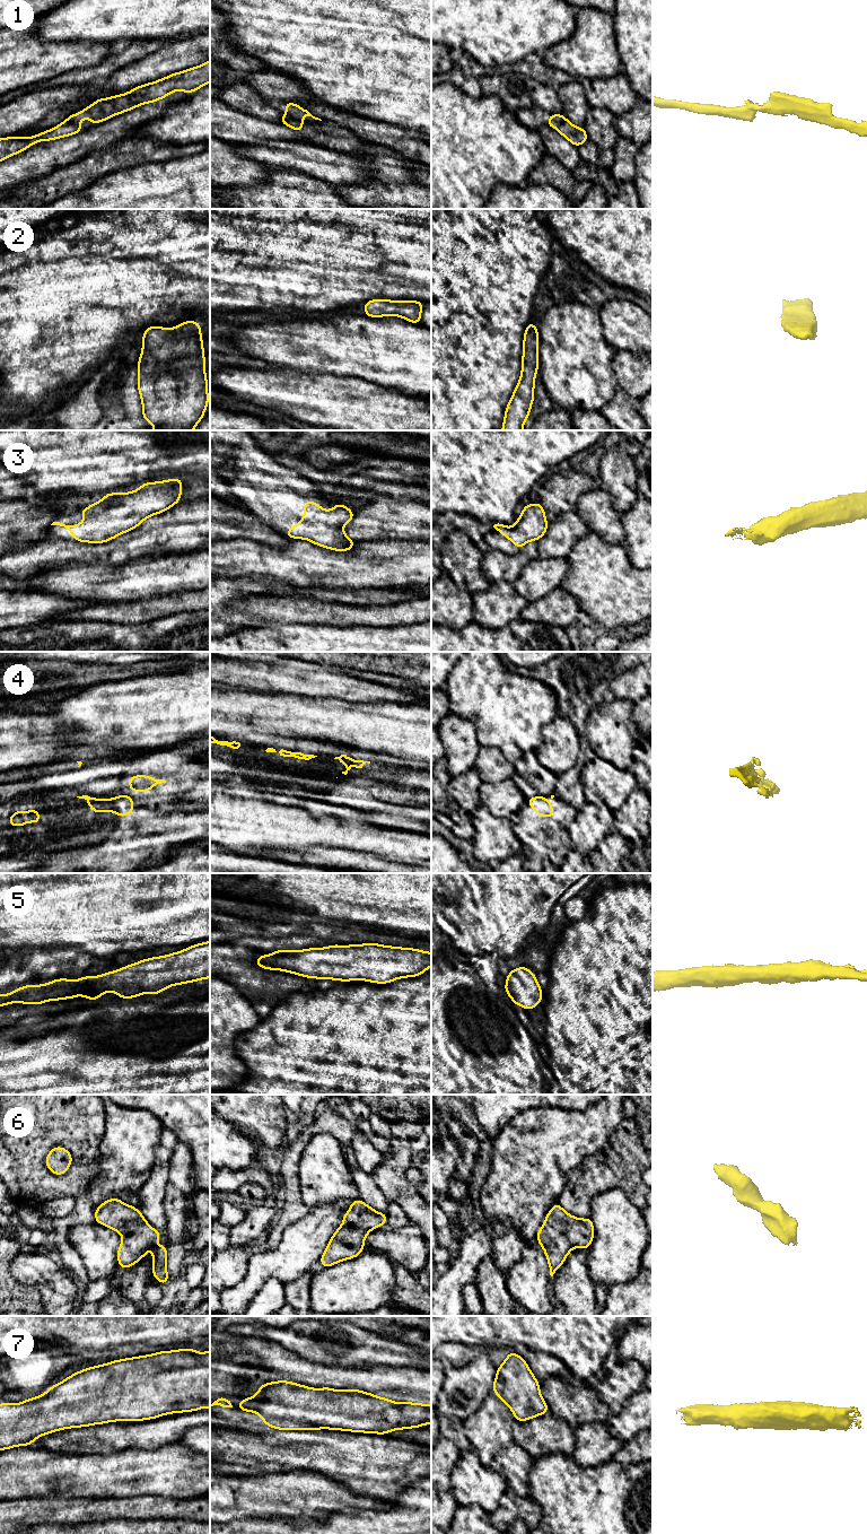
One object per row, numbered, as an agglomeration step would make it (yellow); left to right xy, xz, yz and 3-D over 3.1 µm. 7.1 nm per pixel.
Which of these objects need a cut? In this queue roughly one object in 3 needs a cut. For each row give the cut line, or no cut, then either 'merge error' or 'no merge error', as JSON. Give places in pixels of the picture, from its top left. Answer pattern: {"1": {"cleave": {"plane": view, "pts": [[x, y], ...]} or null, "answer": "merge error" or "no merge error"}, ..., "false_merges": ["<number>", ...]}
{"1": {"cleave": {"plane": "xy", "pts": [[67, 119], [78, 124]]}, "answer": "merge error"}, "2": {"cleave": null, "answer": "no merge error"}, "3": {"cleave": null, "answer": "no merge error"}, "4": {"cleave": {"plane": "xz", "pts": [[349, 759], [350, 763]]}, "answer": "merge error"}, "5": {"cleave": null, "answer": "no merge error"}, "6": {"cleave": null, "answer": "no merge error"}, "7": {"cleave": null, "answer": "no merge error"}, "false_merges": ["1", "4"]}

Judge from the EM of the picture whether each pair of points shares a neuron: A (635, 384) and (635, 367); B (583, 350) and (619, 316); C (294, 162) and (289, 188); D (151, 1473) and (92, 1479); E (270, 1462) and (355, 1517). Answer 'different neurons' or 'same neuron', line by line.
A: same neuron
B: different neurons
C: different neurons
D: same neuron
E: different neurons

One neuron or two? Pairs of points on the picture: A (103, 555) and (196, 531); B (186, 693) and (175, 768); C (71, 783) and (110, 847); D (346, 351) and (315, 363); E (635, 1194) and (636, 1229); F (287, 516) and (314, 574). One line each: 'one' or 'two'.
A: one
B: two
C: two
D: one
E: two
F: two

